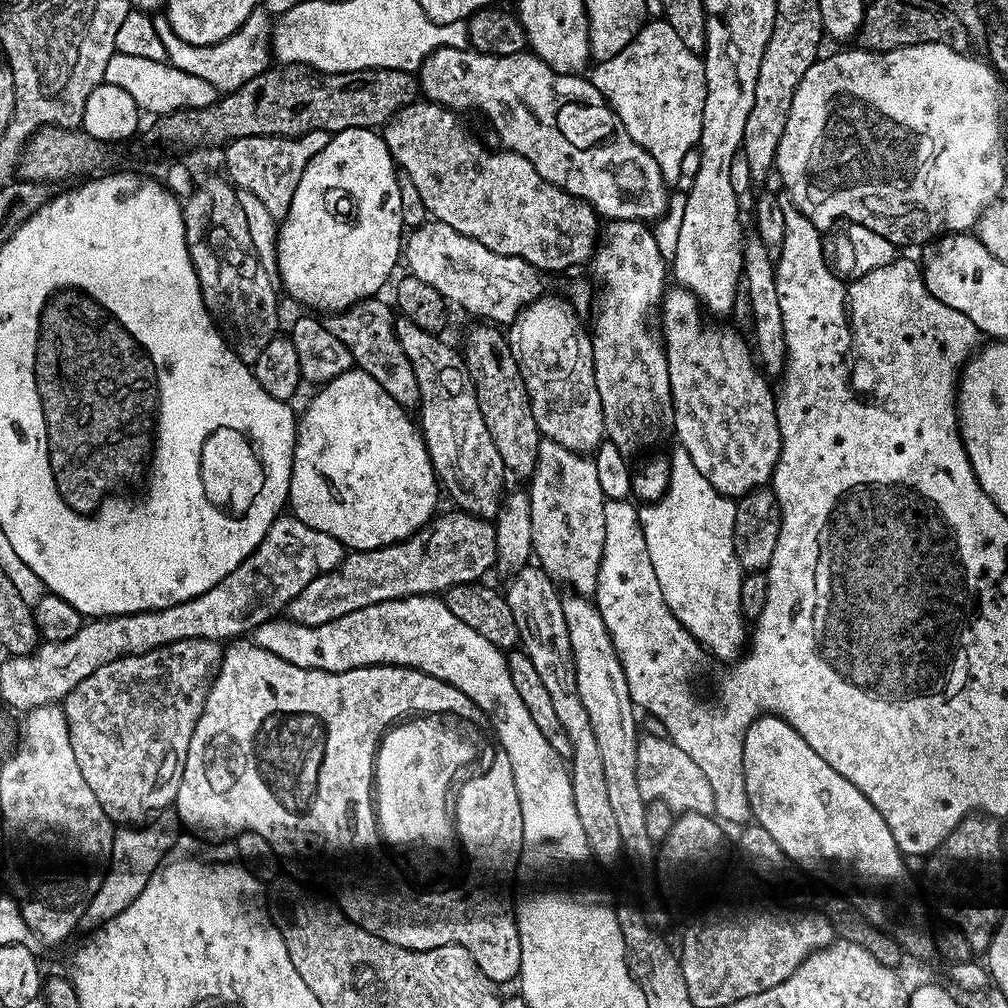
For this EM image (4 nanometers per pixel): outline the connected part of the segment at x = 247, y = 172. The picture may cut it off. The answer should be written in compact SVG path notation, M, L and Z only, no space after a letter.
M314 130L307 132L305 136L289 138L287 136L247 136L246 138L238 138L232 141L223 149L224 164L228 167L226 176L229 181L240 192L252 192L258 198L262 198L262 206L266 206L266 210L270 210L270 214L278 222L283 221L290 210L290 202L294 198L294 190L298 186L298 182L304 173L304 167L312 160L314 154L318 154L328 145L330 133L326 130Z

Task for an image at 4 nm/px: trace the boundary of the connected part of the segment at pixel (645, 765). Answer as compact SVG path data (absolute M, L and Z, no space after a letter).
M641 735L636 742L636 778L638 791L646 802L657 800L666 805L674 814L697 812L703 816L715 813L714 790L710 790L710 782L706 782L706 774L702 774L702 766L686 754L667 735Z

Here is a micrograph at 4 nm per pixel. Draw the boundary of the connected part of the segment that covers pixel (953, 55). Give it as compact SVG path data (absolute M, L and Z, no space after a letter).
M915 44L914 46L906 46L905 48L895 48L889 52L870 52L867 50L855 50L856 52L836 52L833 56L825 55L823 58L817 59L816 63L810 66L810 70L806 70L806 74L802 78L802 82L798 82L798 90L794 90L794 98L790 102L790 116L786 118L786 130L782 130L782 138L778 142L778 152L776 154L775 175L780 175L780 180L784 183L784 188L788 191L787 199L800 211L806 218L810 218L810 222L814 222L814 226L821 230L827 230L835 220L844 220L848 224L858 224L861 228L870 230L874 234L878 234L882 238L886 238L893 246L900 244L920 244L923 240L928 242L935 241L941 234L955 234L958 232L968 232L976 225L976 219L982 215L991 204L996 203L1000 192L1004 188L1004 136L1000 133L1000 115L1004 112L1004 88L1000 76L992 67L991 63L985 62L983 59L975 60L972 54L956 52L948 44Z

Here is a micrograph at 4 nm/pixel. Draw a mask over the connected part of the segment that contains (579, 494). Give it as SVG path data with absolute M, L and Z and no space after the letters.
M541 439L538 462L530 473L532 488L527 489L532 551L539 567L553 580L569 584L572 587L569 589L587 597L596 590L606 538L605 496L595 464L595 459L587 455L572 452L553 440Z

